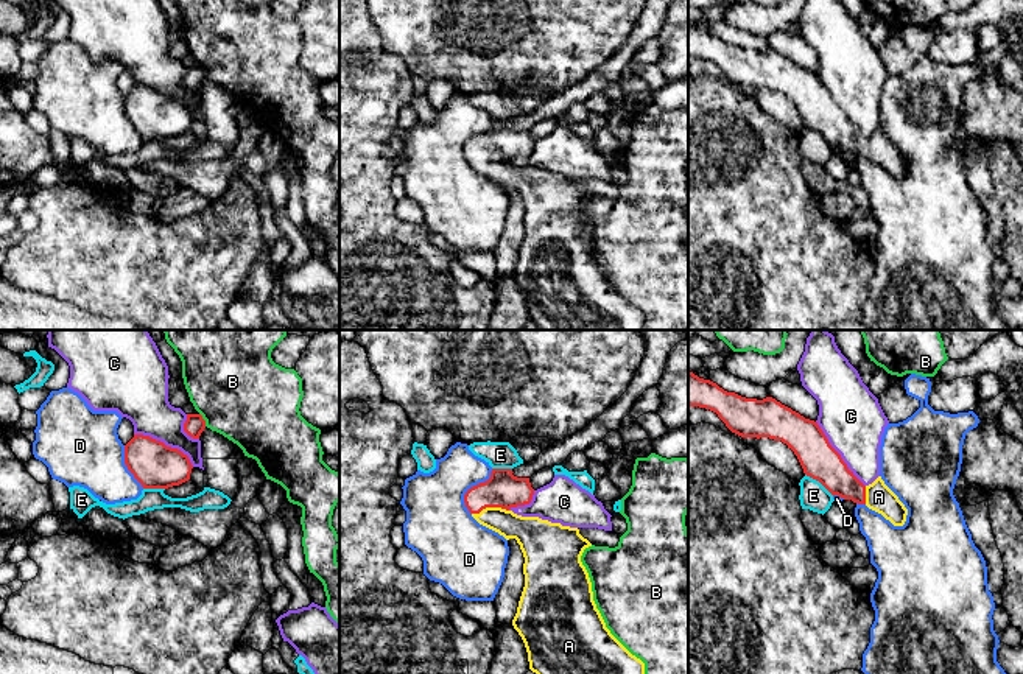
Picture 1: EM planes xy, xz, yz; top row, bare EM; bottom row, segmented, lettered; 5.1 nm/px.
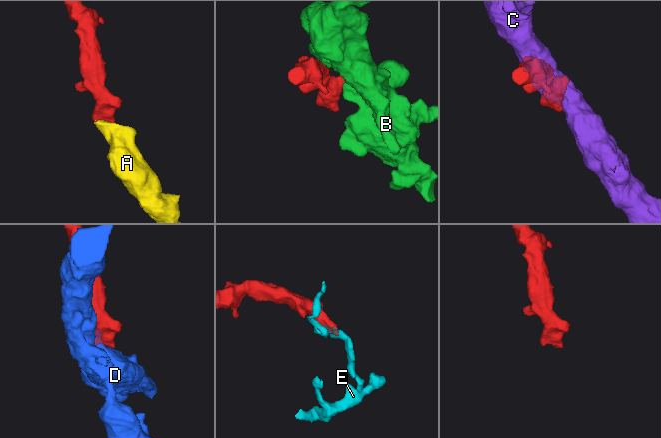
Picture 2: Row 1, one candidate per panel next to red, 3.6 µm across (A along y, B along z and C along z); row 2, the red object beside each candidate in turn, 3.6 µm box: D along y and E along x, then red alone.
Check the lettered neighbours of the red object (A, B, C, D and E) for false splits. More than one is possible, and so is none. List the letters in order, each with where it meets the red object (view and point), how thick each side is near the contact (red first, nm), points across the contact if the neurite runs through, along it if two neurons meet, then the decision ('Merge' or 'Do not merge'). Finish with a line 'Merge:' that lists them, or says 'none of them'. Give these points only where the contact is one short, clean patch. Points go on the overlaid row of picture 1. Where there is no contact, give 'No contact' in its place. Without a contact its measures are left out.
A: Touches red at xz (489, 506). Thickness 180 nm (red) against 160 nm. Path across: xz (503, 489), (489, 506), (506, 523), (530, 533). Merge
B: Touches red at xy (203, 419). Thickness 100 nm (red) against 480 nm. Boundary: xy (200, 413), (206, 425). Do not merge
C: Touches red at yz (838, 453). Thickness 190 nm (red) against 320 nm. Do not merge
D: Touches red at xz (471, 487). Thickness 180 nm (red) against 340 nm. Do not merge
E: Touches red at yz (819, 481). Thickness 190 nm (red) against 140 nm. Boundary: yz (805, 473), (818, 480), (833, 495). Do not merge
Merge: A

